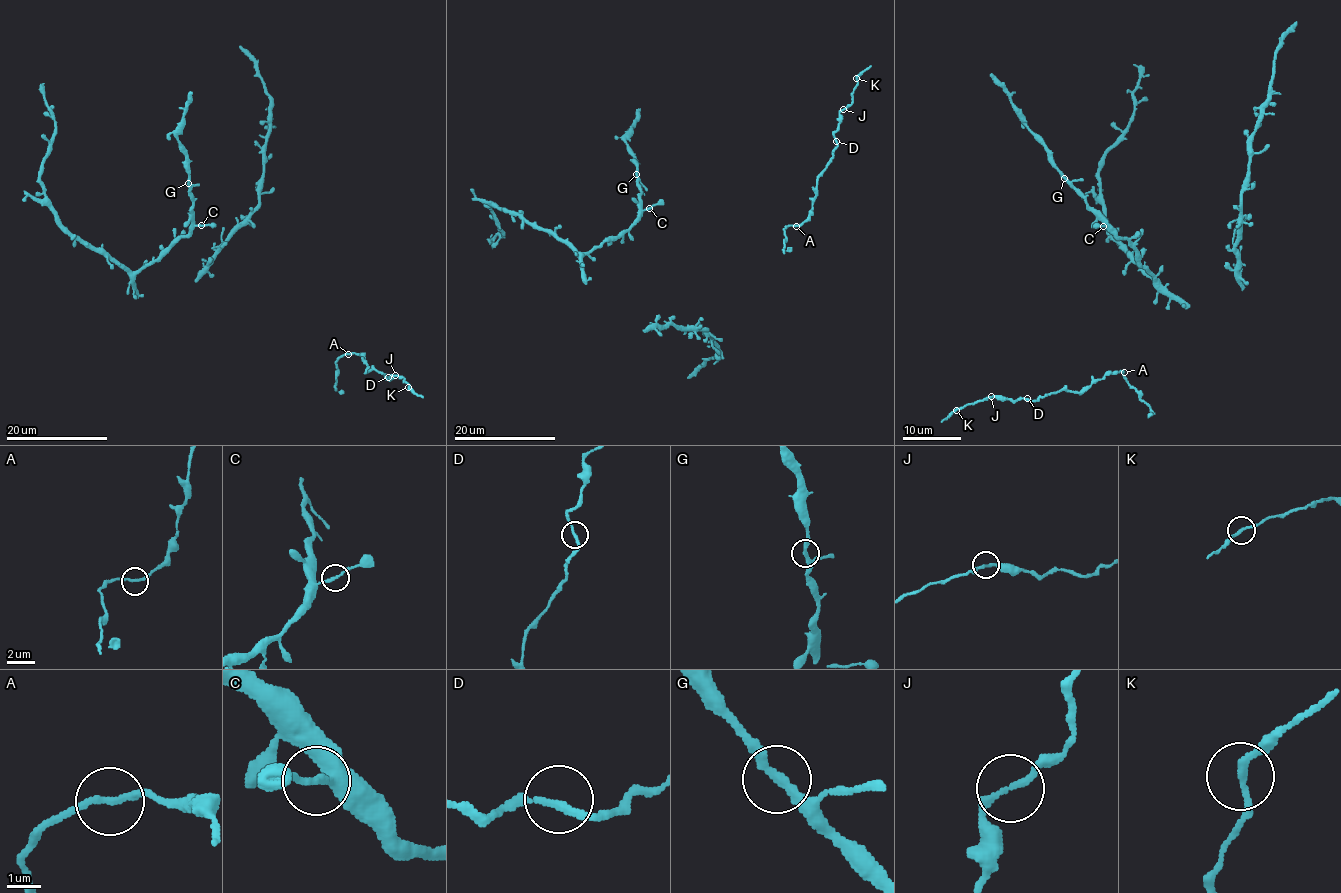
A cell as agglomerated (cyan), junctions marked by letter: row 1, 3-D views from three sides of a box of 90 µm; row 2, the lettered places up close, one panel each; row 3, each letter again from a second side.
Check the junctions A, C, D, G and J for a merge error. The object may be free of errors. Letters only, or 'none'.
none

